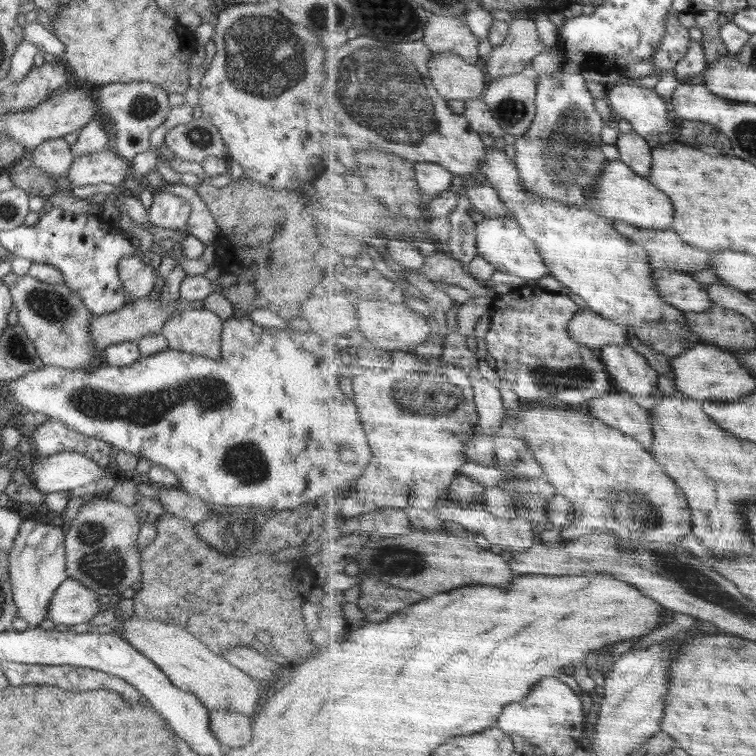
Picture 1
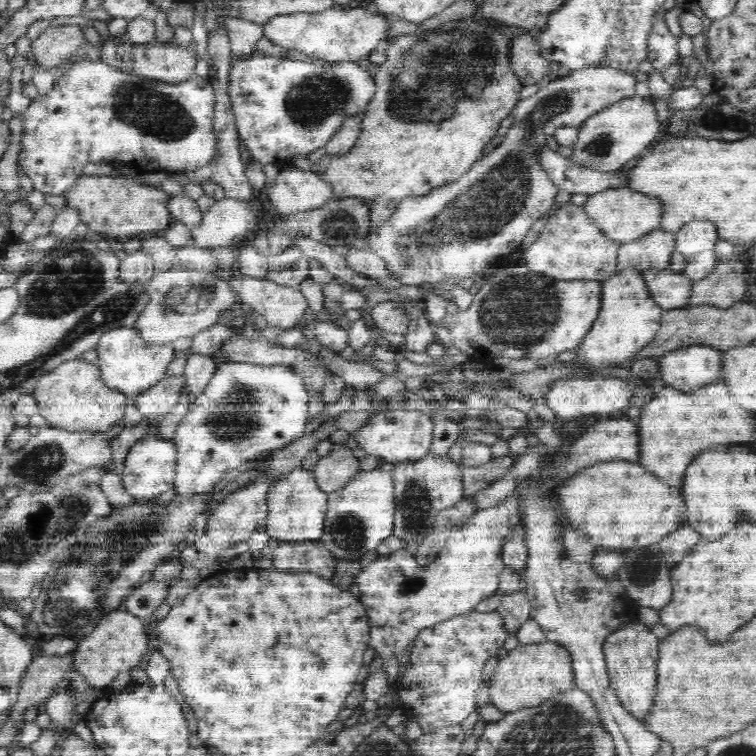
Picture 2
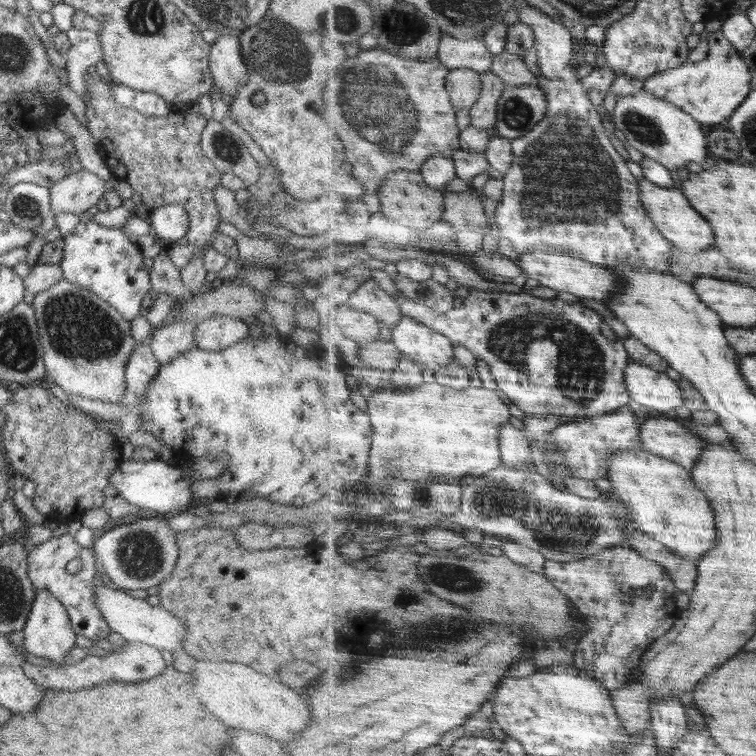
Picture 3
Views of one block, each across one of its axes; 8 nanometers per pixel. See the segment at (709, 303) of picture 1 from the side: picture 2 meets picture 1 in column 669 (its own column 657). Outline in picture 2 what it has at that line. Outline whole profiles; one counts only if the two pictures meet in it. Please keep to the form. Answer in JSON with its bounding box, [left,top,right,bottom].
[645,269,695,309]

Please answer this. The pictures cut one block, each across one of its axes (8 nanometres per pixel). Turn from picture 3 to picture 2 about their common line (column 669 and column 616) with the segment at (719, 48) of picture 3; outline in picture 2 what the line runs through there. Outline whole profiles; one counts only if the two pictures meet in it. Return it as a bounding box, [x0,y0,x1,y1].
[363,67,635,286]

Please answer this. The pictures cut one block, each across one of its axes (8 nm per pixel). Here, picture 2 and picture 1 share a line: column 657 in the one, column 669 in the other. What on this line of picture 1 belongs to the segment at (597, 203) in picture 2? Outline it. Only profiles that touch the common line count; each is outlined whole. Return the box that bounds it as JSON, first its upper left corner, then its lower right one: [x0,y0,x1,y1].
[586,160,676,230]

